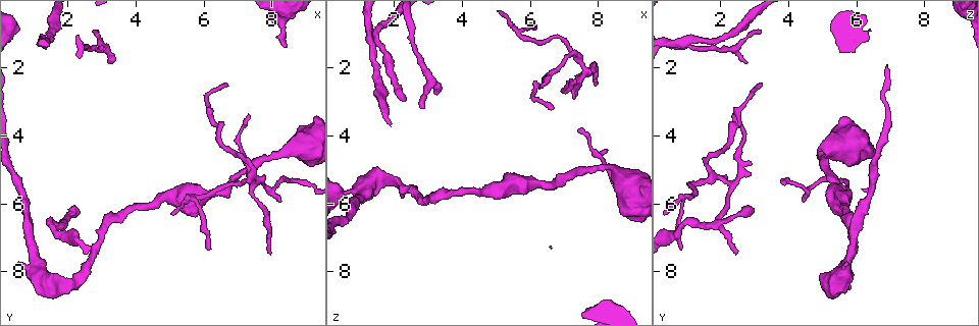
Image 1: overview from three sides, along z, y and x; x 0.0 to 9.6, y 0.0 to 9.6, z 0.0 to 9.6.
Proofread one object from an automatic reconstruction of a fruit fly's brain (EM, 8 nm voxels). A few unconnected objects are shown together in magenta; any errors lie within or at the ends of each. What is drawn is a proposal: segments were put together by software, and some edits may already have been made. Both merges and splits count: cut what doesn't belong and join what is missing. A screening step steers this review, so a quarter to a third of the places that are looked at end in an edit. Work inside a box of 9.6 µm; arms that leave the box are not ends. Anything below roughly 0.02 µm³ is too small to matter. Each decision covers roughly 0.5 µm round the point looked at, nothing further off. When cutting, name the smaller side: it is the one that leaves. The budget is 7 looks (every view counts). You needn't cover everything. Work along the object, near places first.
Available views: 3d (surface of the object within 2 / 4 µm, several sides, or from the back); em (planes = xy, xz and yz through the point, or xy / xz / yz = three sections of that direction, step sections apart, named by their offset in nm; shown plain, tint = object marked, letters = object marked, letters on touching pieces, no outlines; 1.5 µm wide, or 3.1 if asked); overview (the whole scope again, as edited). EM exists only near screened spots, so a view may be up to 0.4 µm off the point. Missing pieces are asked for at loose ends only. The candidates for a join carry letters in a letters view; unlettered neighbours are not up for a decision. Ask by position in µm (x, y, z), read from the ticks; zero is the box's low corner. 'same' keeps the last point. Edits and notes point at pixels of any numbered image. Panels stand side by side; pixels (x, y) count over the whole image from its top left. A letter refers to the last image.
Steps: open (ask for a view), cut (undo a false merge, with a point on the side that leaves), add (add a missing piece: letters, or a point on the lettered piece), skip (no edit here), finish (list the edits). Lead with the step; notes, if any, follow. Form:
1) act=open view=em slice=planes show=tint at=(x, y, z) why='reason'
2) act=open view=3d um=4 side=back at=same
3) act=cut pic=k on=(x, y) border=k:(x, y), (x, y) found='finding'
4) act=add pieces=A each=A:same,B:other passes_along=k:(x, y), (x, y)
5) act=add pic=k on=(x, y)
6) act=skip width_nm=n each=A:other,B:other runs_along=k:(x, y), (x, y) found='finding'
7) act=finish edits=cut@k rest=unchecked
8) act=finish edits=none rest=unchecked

act=open view=em slice=xy step=8 show=tint at=(6.10, 7.40, 0.80) why='branch stops here'

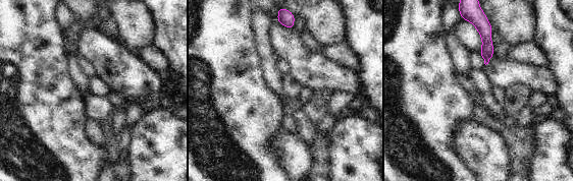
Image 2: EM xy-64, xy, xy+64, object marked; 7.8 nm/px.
act=open view=em slice=planes show=letters at=same

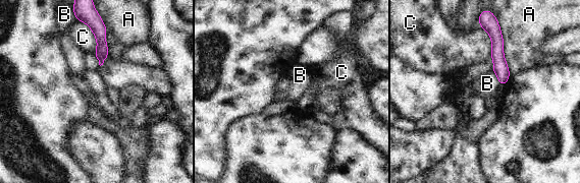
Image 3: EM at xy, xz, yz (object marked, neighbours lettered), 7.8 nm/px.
act=skip each=A:other,B:other,C:other border=3:(492, 70), (501, 84) found='no lettered piece goes on from it'

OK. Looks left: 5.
act=open view=3d um=4 at=(1.45, 6.55, 0.95) why='abrupt turn'

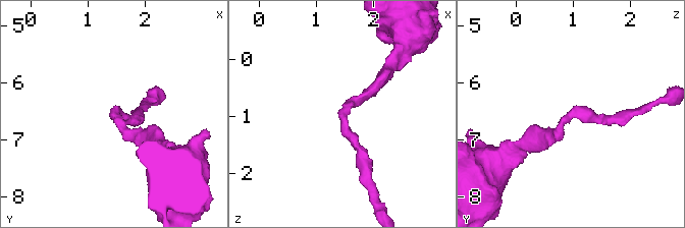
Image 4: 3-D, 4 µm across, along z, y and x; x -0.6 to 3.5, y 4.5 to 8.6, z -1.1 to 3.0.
act=open view=em slice=planes show=tint at=(1.50, 6.55, 1.00) arm_widths_nm=180,220 why='shape alone is not enough'

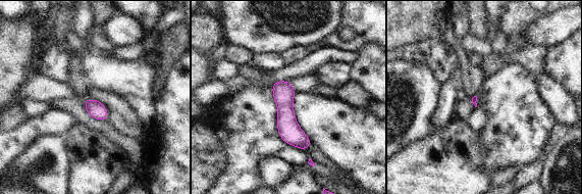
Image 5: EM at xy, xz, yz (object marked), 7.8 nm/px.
act=open view=em slice=planes show=letters at=same why='see the neighbours'

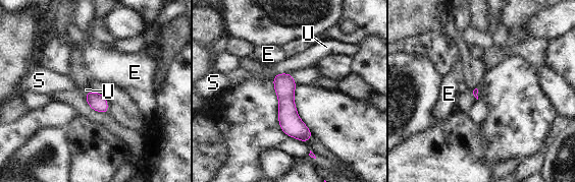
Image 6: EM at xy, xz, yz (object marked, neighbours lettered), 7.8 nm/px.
act=skip each=E:other,S:other,U:other runs_along=6:(278, 76), (288, 118), (304, 138) found='continuous, no second neuron'

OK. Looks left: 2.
act=open view=3d um=4 at=(5.45, 6.05, 5.20) why='an open end'

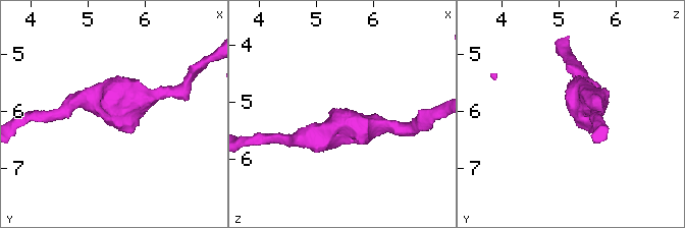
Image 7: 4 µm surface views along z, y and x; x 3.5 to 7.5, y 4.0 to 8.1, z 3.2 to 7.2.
act=open view=em slice=planes show=letters at=(5.45, 6.10, 5.20) why='now the EM'

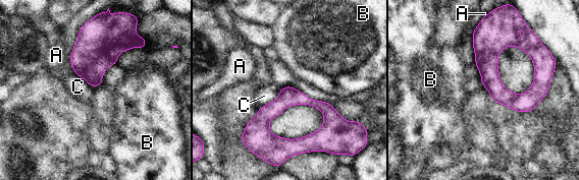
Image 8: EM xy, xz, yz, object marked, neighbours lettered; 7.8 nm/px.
act=skip width_nm=140 each=A:other,B:other,C:other found='none of them fits'

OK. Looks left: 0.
act=finish edits=none rest=unchecked

